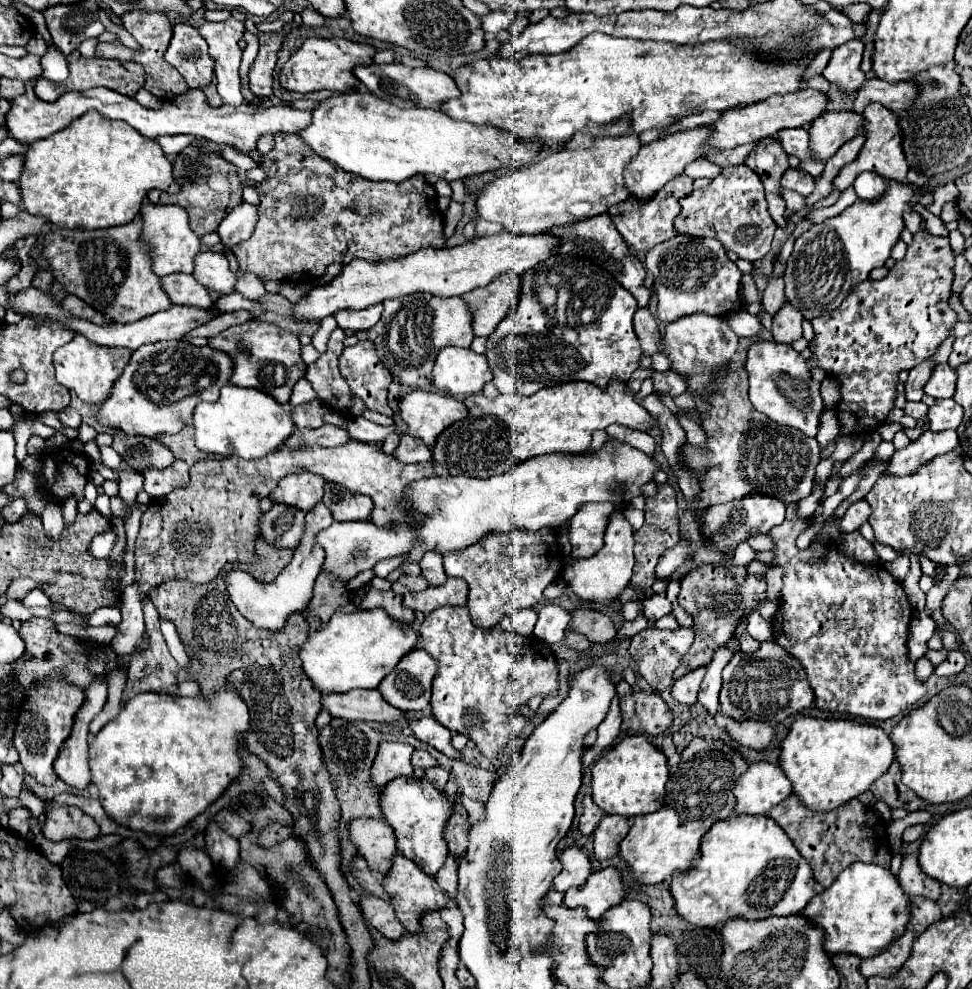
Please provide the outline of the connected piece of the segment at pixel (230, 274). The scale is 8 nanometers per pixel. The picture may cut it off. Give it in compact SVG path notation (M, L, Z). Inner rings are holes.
M198 253L194 261L194 273L198 283L216 293L232 293L236 287L236 273L230 269L230 261L224 253Z

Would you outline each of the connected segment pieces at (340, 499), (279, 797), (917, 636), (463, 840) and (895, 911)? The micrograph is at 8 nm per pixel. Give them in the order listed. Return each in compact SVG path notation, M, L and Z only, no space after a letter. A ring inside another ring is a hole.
M328 487L326 497L322 499L330 505L334 521L370 521L372 515L372 501L366 495L350 493L344 487Z
M264 777L262 779L262 785L266 789L267 793L281 805L284 803L283 789L270 778Z
M916 613L912 623L910 623L910 639L908 639L908 649L910 649L910 661L918 661L926 651L926 641L936 633L936 623L928 613Z
M456 799L456 807L454 813L450 817L450 825L446 827L446 843L450 849L450 855L454 859L462 859L466 849L468 849L468 829L466 829L466 821L468 821L468 813L462 807L460 799Z
M860 861L844 869L834 885L814 895L802 915L824 929L824 949L828 949L830 955L854 953L862 959L878 955L900 939L912 917L910 897L904 893L892 871L888 867Z

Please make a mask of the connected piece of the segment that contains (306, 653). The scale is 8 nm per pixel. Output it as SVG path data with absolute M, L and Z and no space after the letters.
M384 609L334 613L328 623L310 633L300 649L302 669L320 693L346 693L350 689L376 689L398 665L406 651L416 647L416 633L406 623L392 619Z

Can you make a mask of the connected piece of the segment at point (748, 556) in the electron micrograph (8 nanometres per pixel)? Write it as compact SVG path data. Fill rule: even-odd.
M740 543L734 551L734 563L740 563L740 565L748 565L752 559L754 559L754 549L746 543Z

